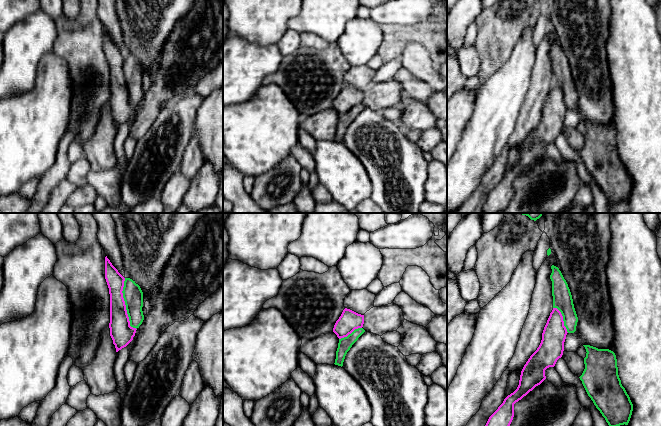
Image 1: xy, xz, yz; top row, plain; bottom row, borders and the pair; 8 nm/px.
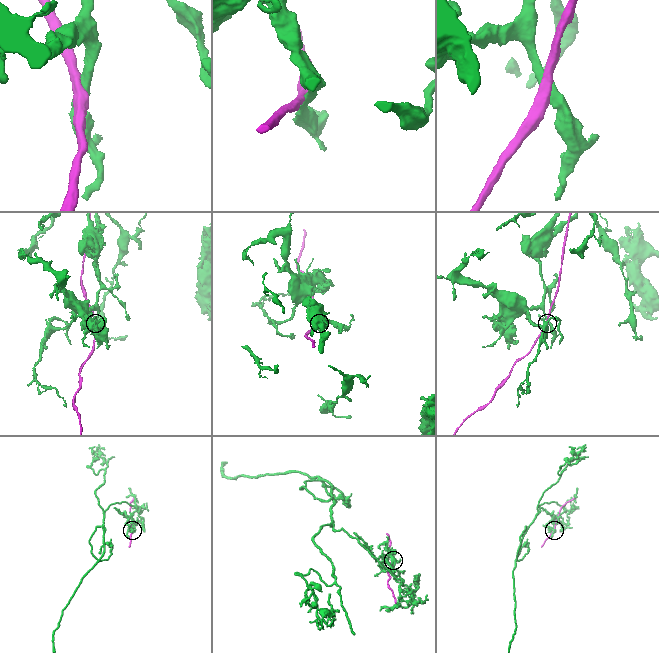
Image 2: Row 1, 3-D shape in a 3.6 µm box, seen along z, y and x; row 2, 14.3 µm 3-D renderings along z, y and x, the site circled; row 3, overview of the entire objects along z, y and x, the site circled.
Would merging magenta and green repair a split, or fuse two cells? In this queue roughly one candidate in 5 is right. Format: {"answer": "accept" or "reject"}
{"answer": "reject"}

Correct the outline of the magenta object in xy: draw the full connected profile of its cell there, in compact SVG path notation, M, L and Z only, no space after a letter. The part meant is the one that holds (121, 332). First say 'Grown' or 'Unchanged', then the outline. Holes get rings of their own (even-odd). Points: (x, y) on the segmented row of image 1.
Unchanged. M107 256L105 257L105 279L110 294L110 336L118 352L133 340L137 329L130 326L123 298L125 278L112 265Z

